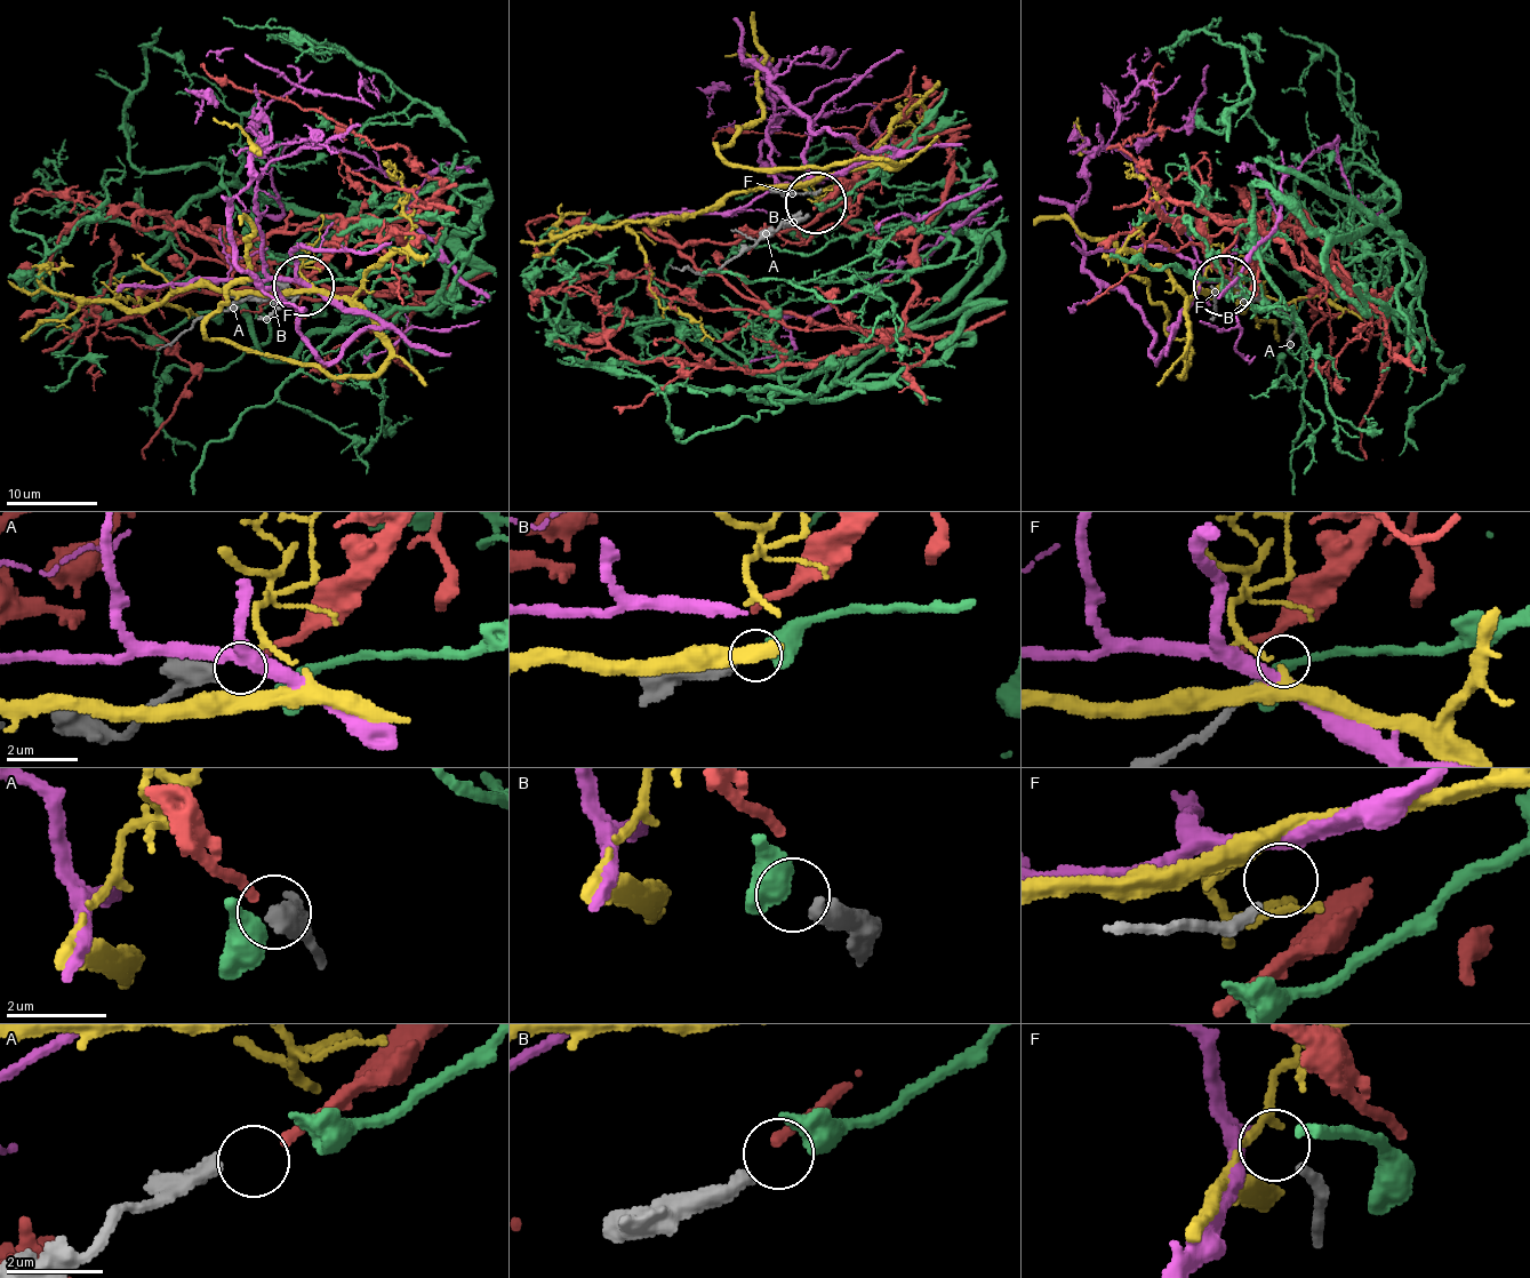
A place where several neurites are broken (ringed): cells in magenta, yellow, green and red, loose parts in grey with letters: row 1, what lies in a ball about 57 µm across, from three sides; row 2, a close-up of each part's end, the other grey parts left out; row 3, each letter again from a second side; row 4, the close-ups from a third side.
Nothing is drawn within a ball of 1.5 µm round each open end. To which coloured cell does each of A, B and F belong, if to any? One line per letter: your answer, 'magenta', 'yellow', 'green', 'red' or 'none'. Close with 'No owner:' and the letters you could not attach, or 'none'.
A: red
B: green
F: none
No owner: F

